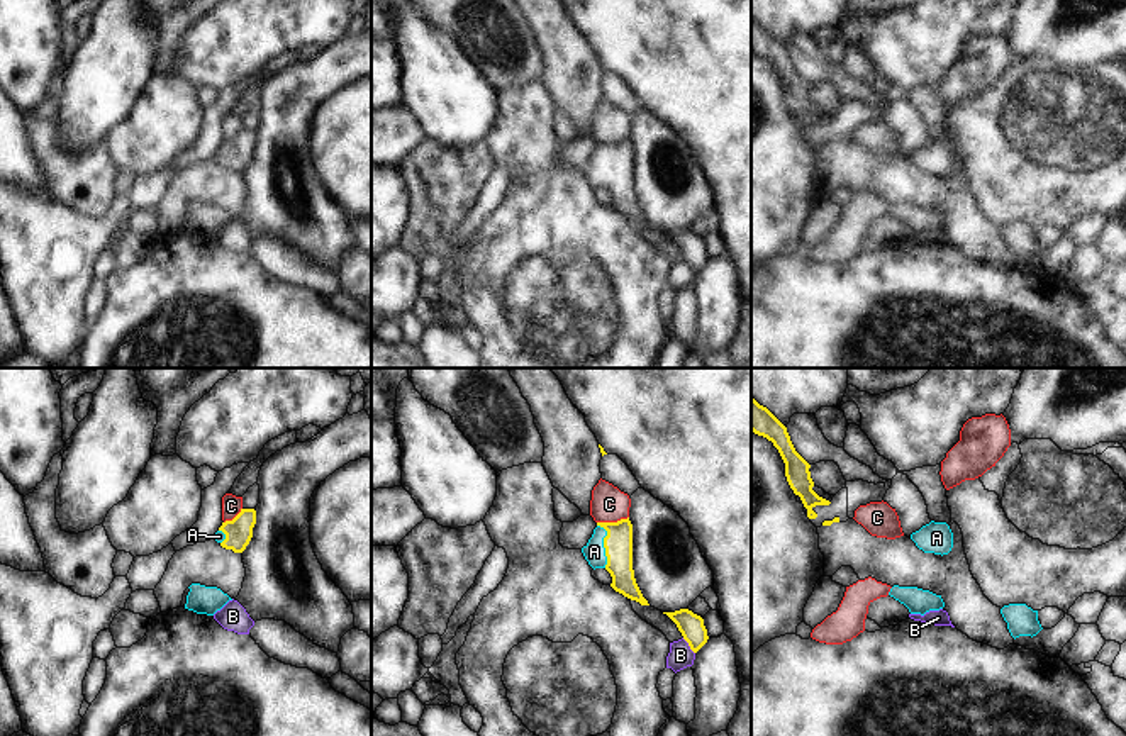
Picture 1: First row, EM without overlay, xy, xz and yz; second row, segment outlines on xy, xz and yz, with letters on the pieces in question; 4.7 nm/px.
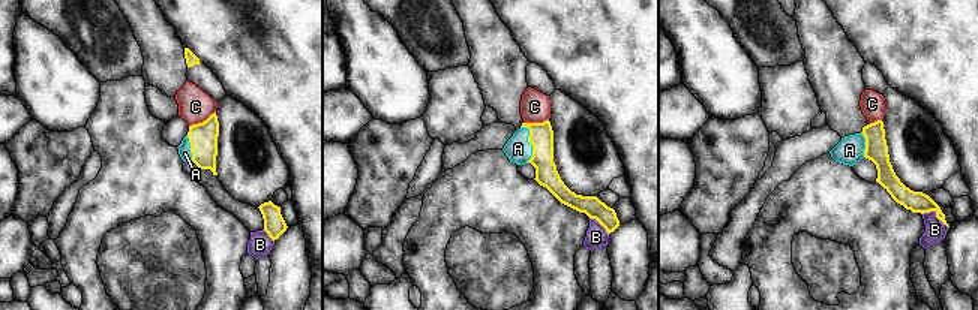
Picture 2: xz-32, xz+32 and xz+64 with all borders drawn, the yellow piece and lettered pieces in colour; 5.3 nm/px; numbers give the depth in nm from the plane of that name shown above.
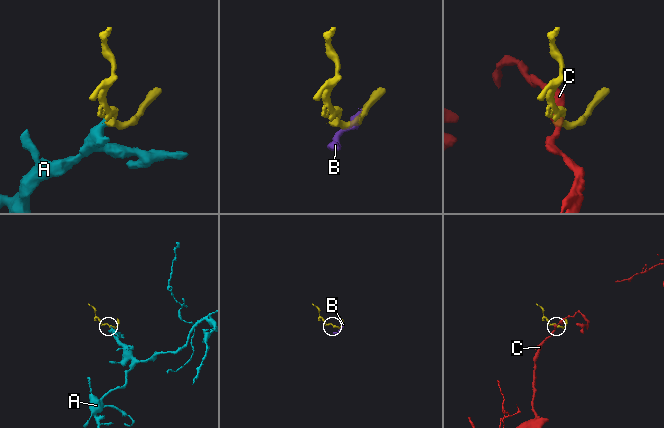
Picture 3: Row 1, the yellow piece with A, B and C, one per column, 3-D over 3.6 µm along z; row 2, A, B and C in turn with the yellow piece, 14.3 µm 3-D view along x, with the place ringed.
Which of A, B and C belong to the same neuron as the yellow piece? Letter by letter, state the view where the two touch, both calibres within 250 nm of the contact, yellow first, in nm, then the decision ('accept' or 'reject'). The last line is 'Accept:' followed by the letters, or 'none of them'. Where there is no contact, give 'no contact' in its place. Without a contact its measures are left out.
A: meets yellow in xz; 140 nm thick on the yellow side, 100 nm on the other; accept
B: meets yellow in xz; 120 nm thick on the yellow side, 120 nm on the other; reject
C: meets yellow in xz; 140 nm thick on the yellow side, 170 nm on the other; reject
Accept: A

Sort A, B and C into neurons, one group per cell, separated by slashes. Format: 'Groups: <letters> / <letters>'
Groups: A / B / C.

